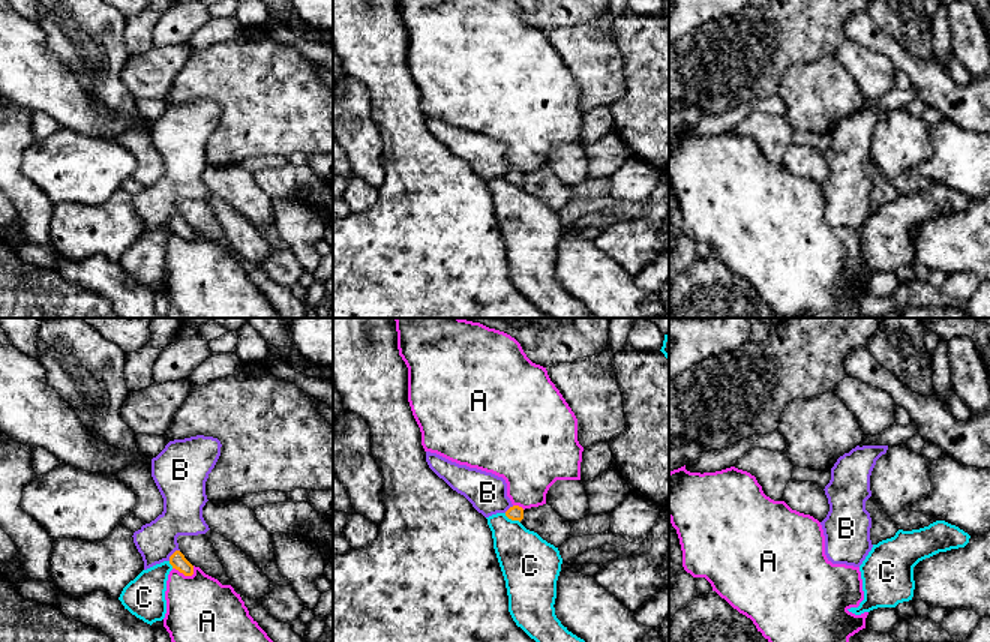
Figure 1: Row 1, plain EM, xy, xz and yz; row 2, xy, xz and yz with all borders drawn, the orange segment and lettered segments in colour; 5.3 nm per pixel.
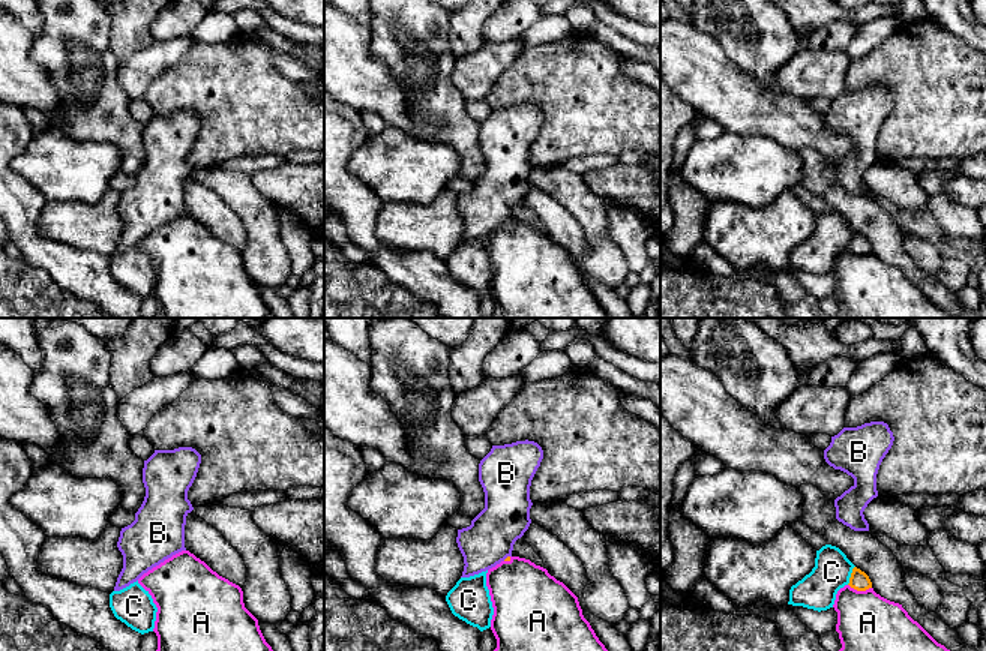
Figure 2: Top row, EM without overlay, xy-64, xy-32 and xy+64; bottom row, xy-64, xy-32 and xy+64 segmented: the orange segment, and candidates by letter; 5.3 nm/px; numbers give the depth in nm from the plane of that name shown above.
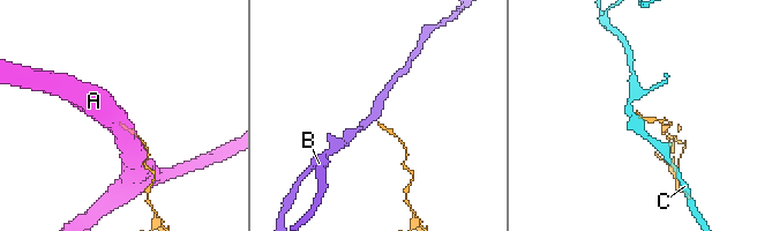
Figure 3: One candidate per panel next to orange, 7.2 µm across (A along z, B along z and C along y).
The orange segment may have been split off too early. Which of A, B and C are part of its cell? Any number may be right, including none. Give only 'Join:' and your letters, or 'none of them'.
Join: none of them

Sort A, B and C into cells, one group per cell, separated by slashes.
A / B / C

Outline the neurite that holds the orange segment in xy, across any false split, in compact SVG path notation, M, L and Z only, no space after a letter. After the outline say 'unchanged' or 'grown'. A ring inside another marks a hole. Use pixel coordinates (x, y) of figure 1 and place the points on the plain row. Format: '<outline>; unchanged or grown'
M176 214L170 220L170 228L172 230L172 232L178 234L184 240L194 238L194 230L184 222L184 219L180 214Z; unchanged

